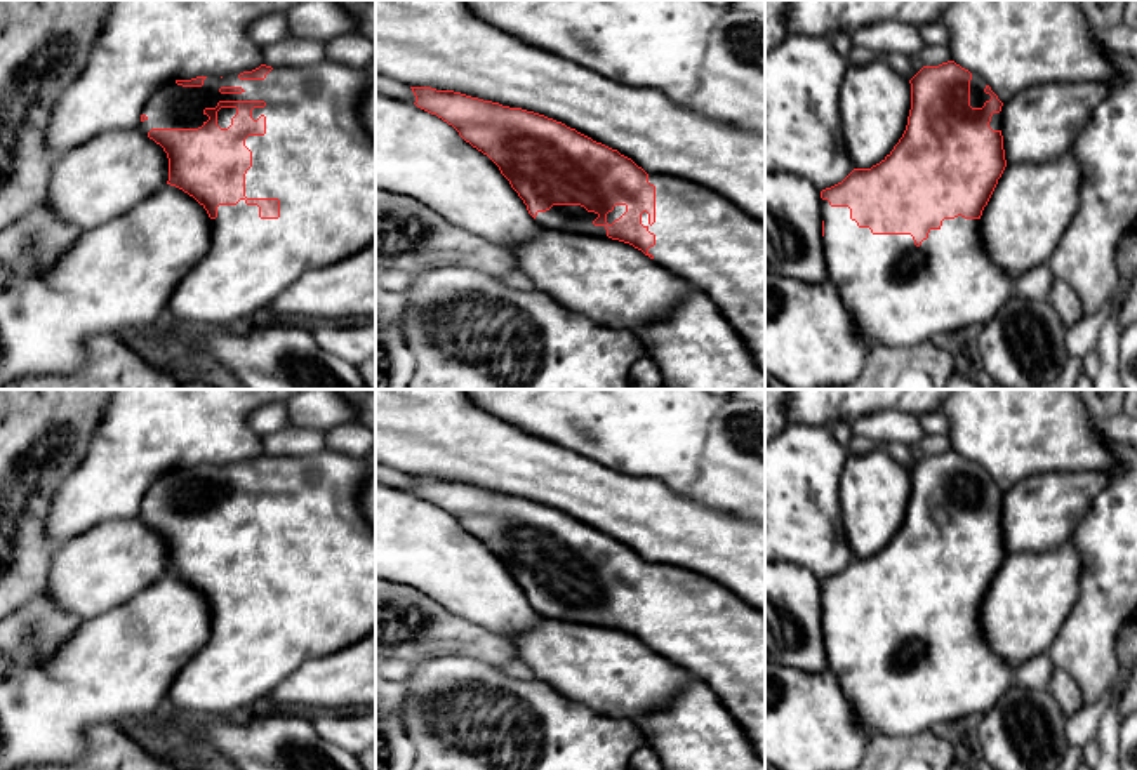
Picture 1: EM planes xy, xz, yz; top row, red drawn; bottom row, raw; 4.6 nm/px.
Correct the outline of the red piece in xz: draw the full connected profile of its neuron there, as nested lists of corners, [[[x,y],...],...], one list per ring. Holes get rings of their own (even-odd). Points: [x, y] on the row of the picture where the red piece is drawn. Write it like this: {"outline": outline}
{"outline": [[[410,89],[416,96],[414,104],[376,92],[376,189],[416,198],[454,226],[506,249],[513,249],[544,229],[535,221],[539,212],[546,212],[553,205],[581,205],[598,216],[593,224],[603,226],[608,238],[629,243],[654,259],[648,249],[655,245],[655,235],[648,228],[655,222],[655,186],[631,158],[534,111],[454,90]],[[615,205],[624,205],[626,212],[608,224],[607,214]]]}

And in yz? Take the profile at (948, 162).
{"outline": [[[951,0],[941,21],[949,30],[946,45],[951,59],[939,66],[923,66],[911,80],[911,110],[908,125],[894,149],[871,169],[854,169],[841,183],[821,191],[831,207],[848,207],[850,219],[873,235],[911,235],[920,247],[944,219],[958,216],[981,219],[1007,160],[1001,130],[989,127],[991,116],[1001,111],[1015,94],[1027,87],[1052,82],[1102,82],[1114,75],[1111,52],[1102,47],[1081,9],[1071,0]],[[979,75],[991,96],[982,108],[970,106],[970,80]]]}

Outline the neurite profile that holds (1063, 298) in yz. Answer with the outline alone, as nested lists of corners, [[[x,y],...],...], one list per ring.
[[[1062,280],[1054,282],[1047,299],[1066,329],[1076,325],[1083,316],[1083,308],[1076,292]]]

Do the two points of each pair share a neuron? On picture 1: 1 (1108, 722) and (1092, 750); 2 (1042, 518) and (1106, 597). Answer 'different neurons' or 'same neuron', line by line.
1: different neurons
2: different neurons

